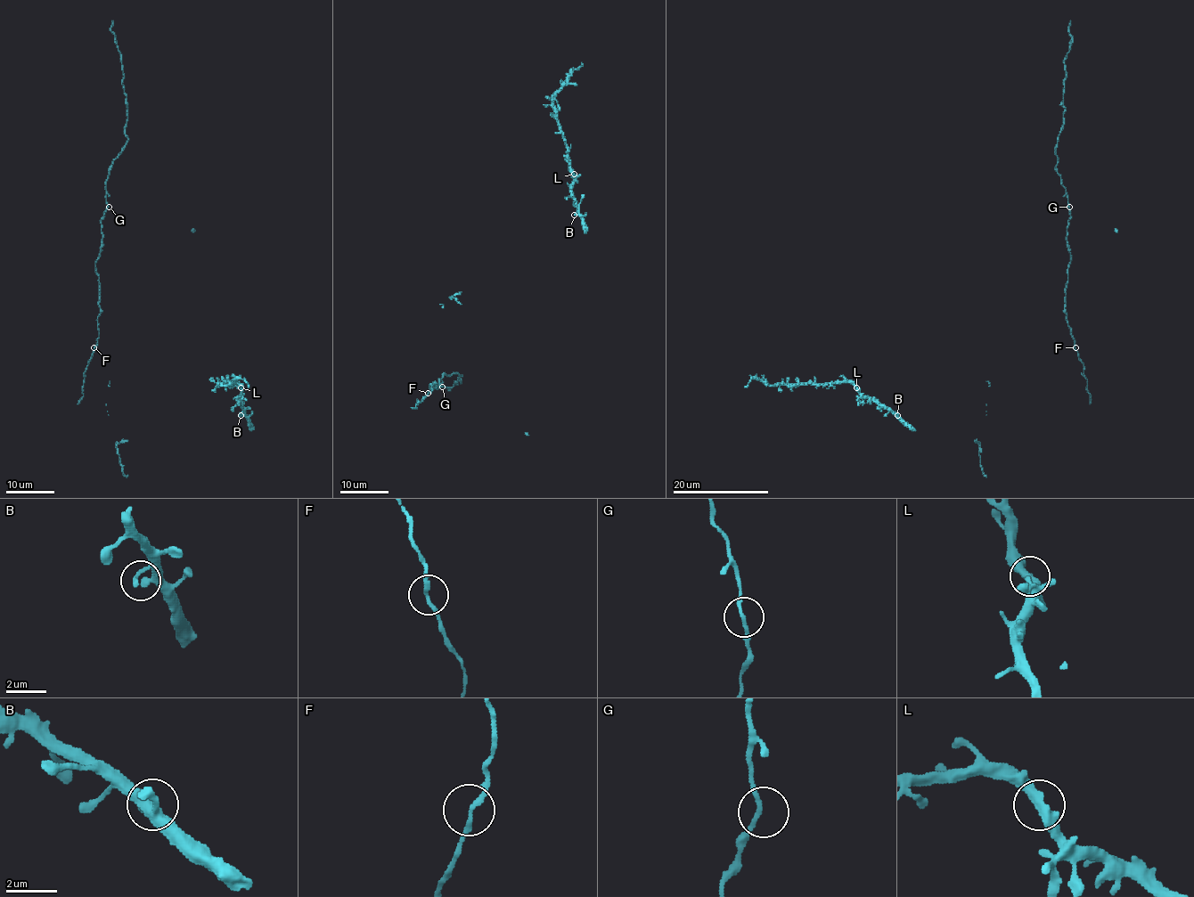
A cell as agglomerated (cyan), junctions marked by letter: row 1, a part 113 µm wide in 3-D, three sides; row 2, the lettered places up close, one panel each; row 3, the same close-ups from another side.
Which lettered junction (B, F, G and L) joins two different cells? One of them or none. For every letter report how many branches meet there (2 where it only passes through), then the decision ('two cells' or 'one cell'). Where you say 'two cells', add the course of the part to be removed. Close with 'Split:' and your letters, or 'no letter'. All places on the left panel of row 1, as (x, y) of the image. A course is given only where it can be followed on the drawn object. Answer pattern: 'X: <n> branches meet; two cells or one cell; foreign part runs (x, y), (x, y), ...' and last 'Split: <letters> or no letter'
B: 2 branches meet; one cell
F: 2 branches meet; one cell
G: 2 branches meet; one cell
L: 2 branches meet; one cell
Split: no letter

